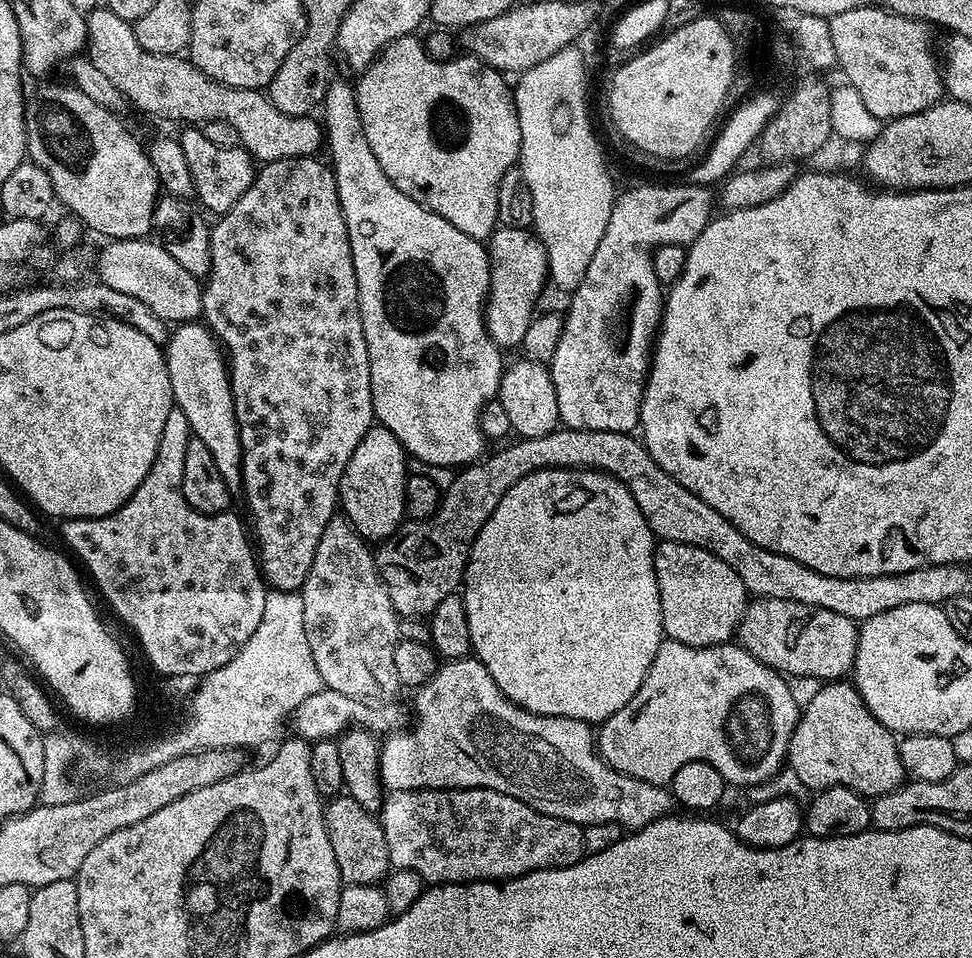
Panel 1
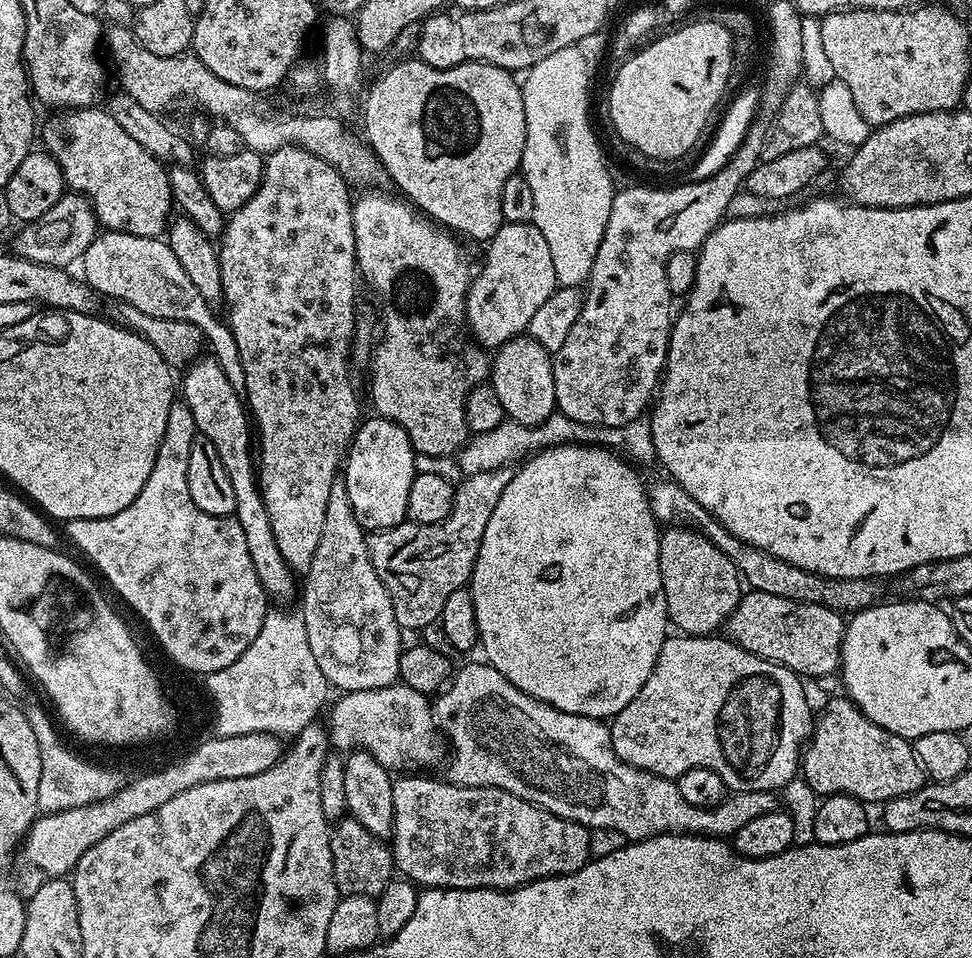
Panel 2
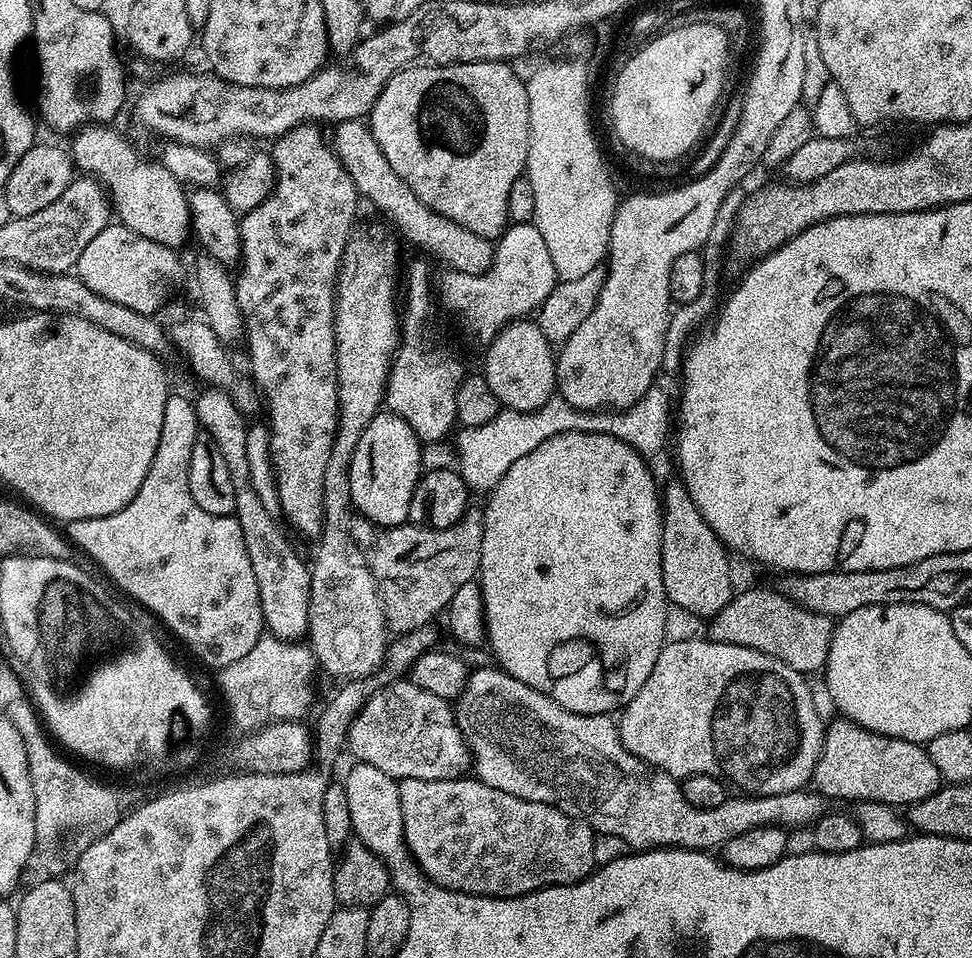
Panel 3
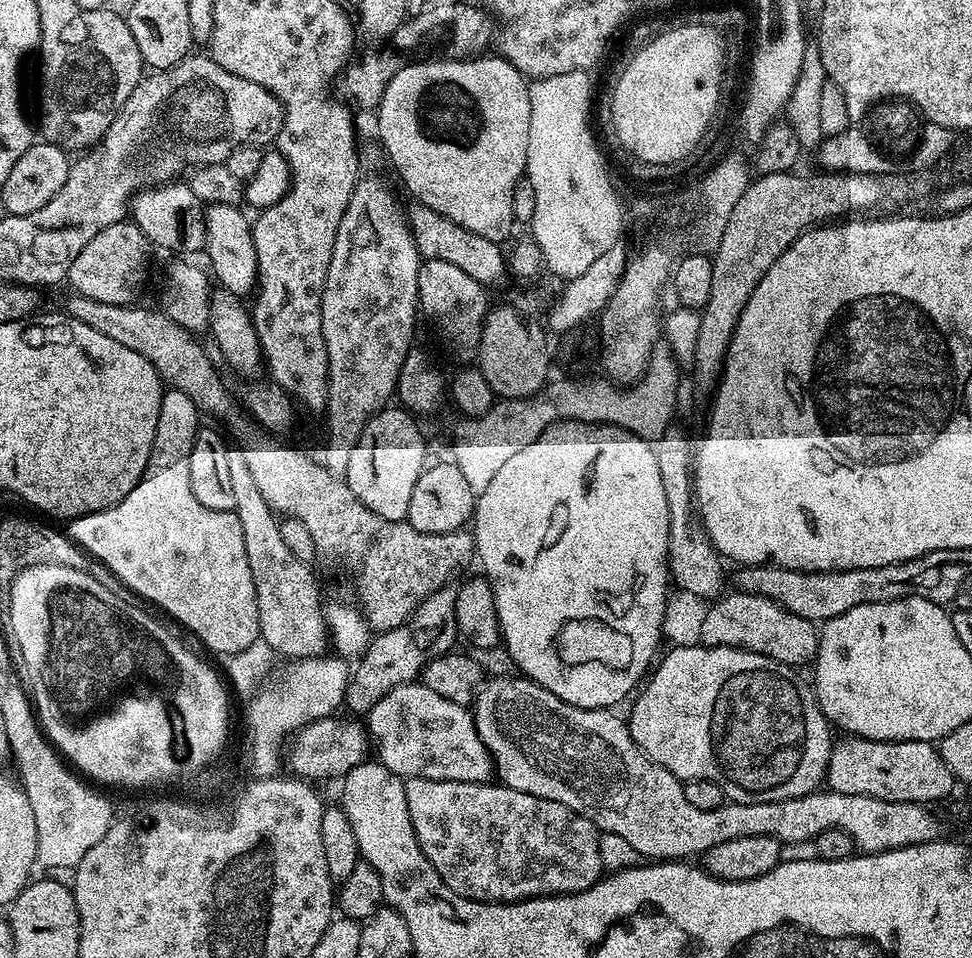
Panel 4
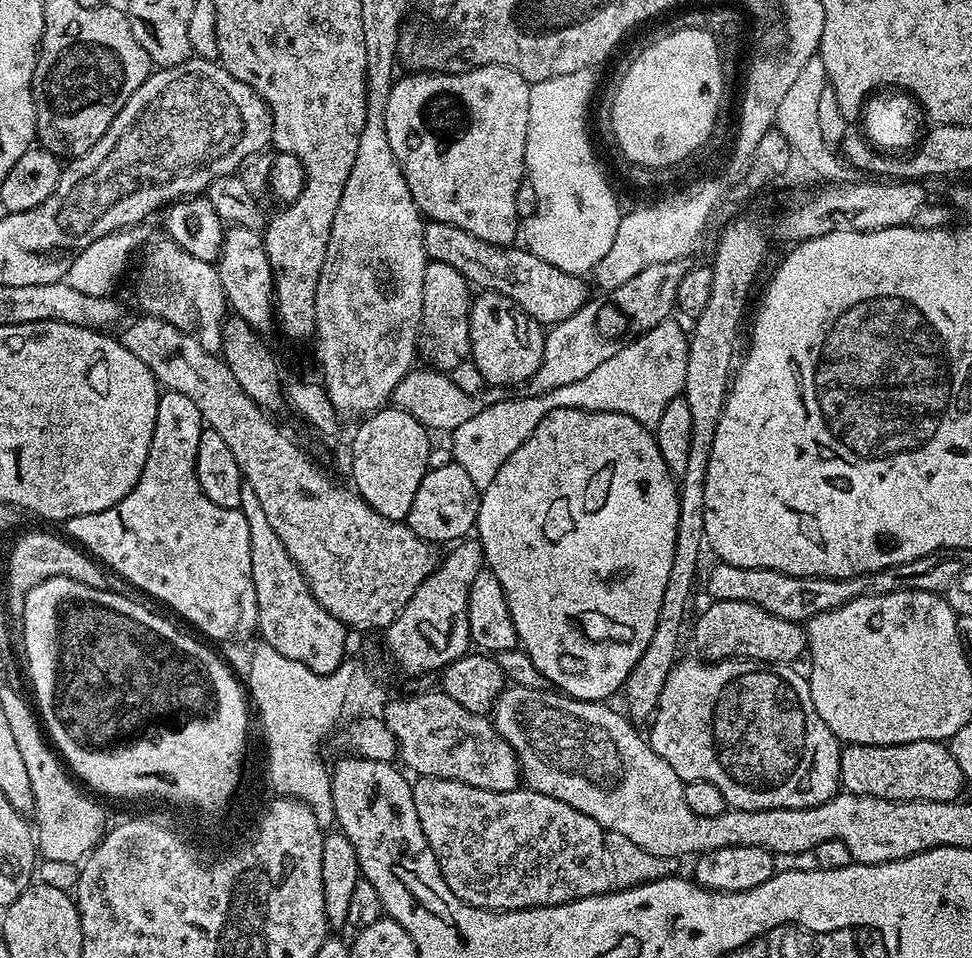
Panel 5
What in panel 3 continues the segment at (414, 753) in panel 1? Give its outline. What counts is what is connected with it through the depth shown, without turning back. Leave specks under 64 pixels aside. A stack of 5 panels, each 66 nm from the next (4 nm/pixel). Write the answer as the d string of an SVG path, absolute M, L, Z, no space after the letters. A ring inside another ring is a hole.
M496 666L475 669L469 675L466 686L462 694L454 702L454 711L456 714L456 724L460 728L462 738L467 740L468 748L472 751L472 768L474 769L475 779L482 781L486 786L494 786L494 790L506 790L506 794L514 794L518 798L526 798L534 802L542 802L562 810L568 816L575 820L583 820L589 828L597 833L605 832L606 834L618 834L622 842L628 844L632 850L647 850L650 848L694 848L697 850L720 850L730 838L738 838L738 834L746 834L746 830L754 830L754 826L778 826L785 830L793 828L807 828L815 824L819 816L824 815L826 811L825 797L817 794L812 790L801 790L798 792L787 792L786 794L770 794L769 796L745 796L743 794L729 795L722 806L714 806L714 810L698 810L686 802L686 794L682 794L680 789L681 781L674 776L667 776L665 772L658 768L652 768L646 762L642 762L626 746L622 746L620 741L620 730L617 721L611 715L587 716L566 710L566 706L558 706L554 698L526 686L526 682L518 682L510 673L501 670Z

